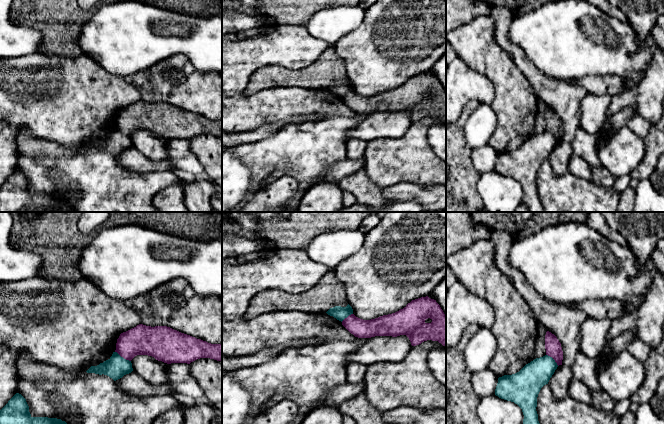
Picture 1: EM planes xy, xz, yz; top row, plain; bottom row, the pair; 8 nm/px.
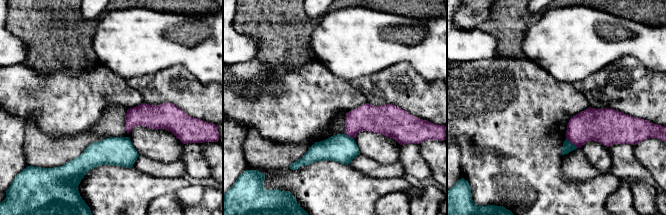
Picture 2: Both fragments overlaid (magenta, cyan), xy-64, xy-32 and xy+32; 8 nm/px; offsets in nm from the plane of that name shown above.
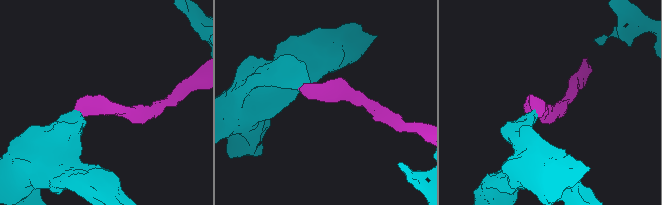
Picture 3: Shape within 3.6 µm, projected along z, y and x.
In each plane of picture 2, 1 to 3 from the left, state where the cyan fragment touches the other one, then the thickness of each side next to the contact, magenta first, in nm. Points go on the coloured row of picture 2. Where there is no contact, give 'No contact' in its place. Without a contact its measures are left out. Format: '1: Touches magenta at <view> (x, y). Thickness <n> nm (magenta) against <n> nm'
1: No contact
2: Touches magenta at xy-32 (349, 136). Thickness 220 nm (magenta) against 220 nm
3: Touches magenta at xy+32 (572, 143). Thickness 260 nm (magenta) against 80 nm

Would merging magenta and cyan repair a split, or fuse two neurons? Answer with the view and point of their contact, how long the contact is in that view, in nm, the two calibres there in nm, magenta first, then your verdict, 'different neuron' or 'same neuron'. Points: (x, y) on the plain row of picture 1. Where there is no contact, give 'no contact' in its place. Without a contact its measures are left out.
xy (123, 133) | 150 nm | 240/180 nm | different neuron

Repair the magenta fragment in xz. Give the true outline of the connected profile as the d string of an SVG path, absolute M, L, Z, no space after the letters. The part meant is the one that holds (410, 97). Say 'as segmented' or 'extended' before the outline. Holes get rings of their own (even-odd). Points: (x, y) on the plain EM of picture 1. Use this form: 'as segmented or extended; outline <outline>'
as segmented; outline M428 72L412 76L395 89L371 96L351 90L342 101L358 114L406 111L412 122L432 116L446 123L446 91L436 76Z

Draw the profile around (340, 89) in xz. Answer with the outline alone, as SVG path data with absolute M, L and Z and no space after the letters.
M348 80L346 83L335 82L333 84L330 84L326 89L342 98L349 91L353 90L353 85Z

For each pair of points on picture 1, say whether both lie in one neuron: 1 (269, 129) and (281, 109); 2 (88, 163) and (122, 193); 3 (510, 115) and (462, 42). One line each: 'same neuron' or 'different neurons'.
1: different neurons
2: same neuron
3: same neuron

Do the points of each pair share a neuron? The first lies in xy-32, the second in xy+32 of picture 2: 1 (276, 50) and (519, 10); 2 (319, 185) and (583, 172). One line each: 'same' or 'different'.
1: same
2: different

